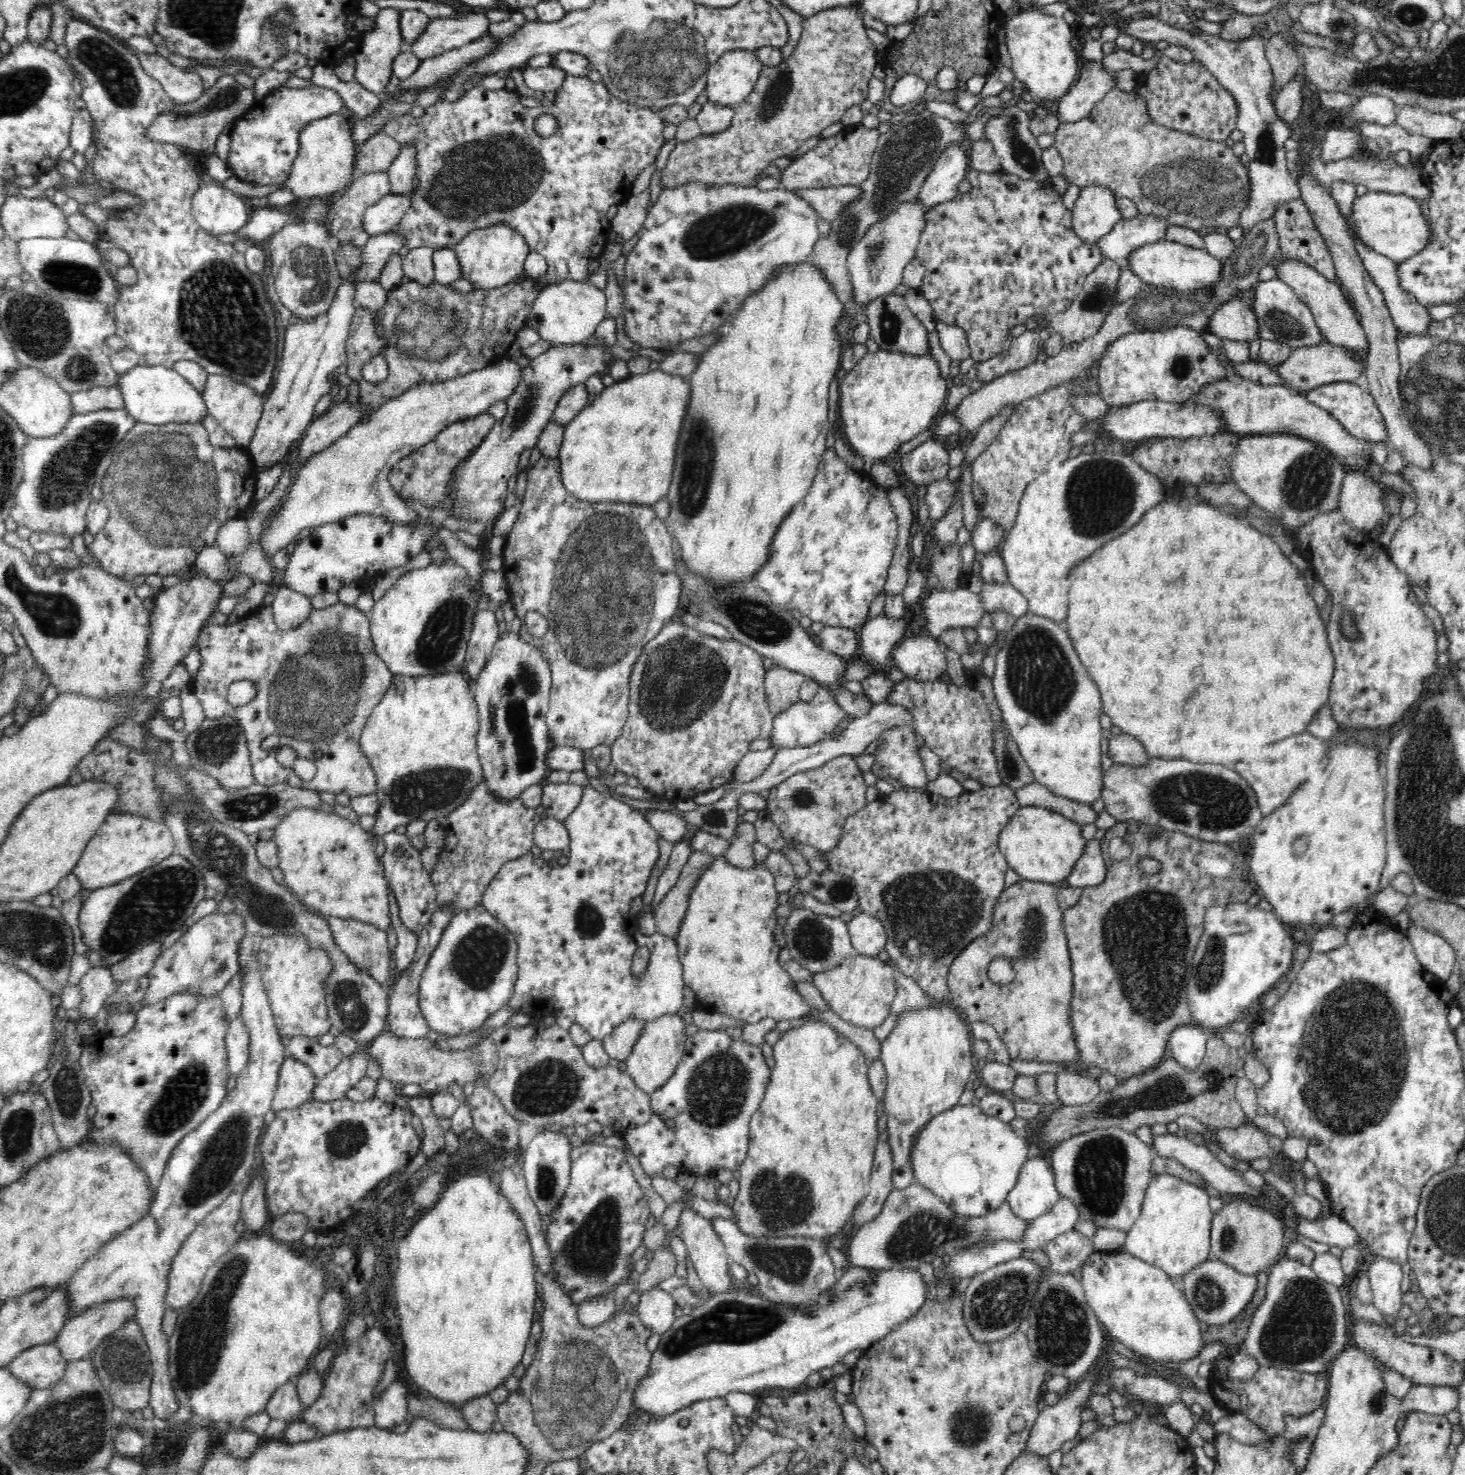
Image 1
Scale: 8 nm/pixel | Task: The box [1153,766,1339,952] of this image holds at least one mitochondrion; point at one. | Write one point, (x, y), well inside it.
(1171, 900)

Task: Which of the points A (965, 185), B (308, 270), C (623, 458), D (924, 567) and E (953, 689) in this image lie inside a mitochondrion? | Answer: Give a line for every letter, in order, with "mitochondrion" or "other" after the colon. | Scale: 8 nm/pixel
A: other
B: mitochondrion
C: other
D: other
E: other

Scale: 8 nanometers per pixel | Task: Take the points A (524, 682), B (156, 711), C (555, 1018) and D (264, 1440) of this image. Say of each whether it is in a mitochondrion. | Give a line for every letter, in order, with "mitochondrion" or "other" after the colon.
A: mitochondrion
B: other
C: other
D: other

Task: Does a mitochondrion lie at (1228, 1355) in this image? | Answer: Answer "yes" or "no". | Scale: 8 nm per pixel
no

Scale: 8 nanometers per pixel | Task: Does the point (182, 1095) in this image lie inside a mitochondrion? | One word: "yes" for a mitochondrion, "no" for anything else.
yes

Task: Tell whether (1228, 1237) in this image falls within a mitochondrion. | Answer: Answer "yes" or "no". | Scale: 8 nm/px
yes

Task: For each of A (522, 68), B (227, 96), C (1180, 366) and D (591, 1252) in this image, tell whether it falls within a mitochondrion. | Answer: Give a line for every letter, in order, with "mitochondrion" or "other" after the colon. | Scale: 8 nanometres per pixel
A: other
B: mitochondrion
C: mitochondrion
D: mitochondrion

